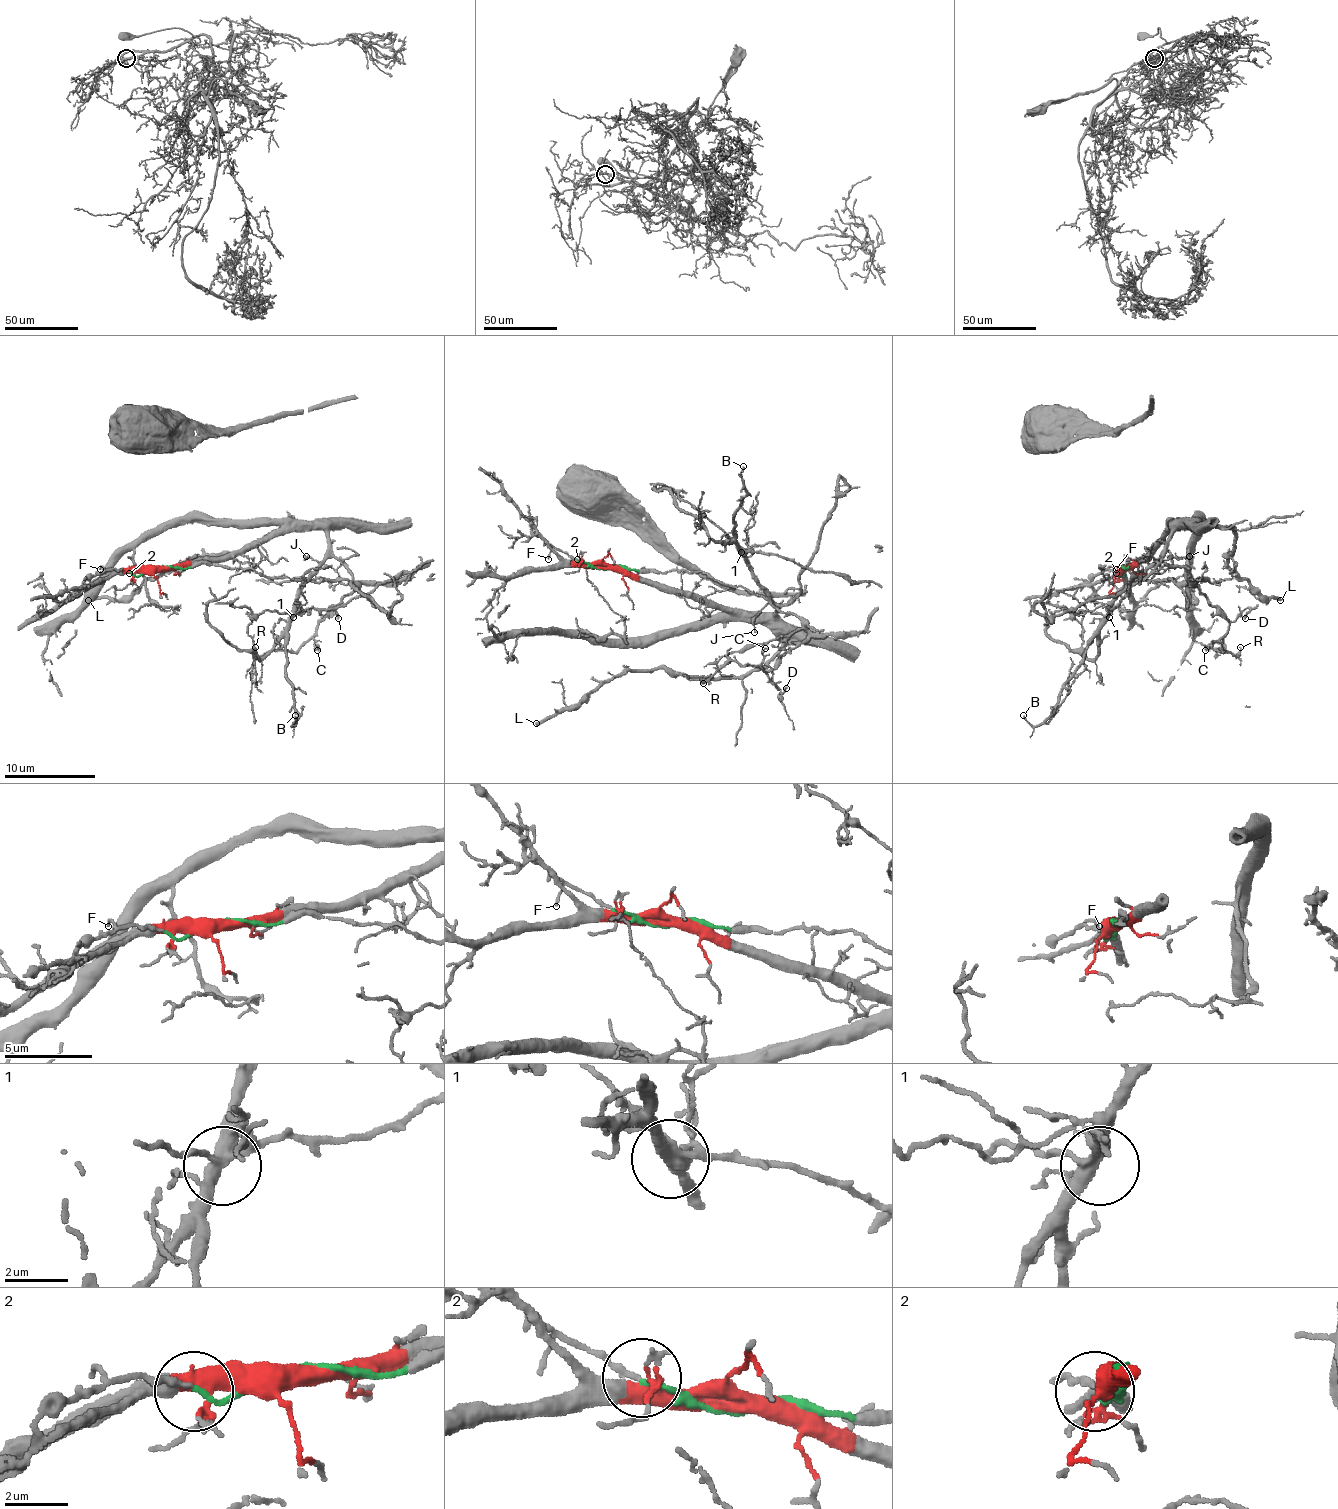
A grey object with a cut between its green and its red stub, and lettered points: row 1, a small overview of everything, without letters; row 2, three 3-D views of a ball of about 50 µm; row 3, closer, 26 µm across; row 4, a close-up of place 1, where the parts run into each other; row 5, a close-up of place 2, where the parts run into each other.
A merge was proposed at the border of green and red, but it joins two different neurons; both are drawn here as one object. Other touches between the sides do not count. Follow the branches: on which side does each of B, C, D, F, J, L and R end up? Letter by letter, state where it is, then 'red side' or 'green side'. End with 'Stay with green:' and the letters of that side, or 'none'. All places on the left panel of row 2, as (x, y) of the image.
B: at (295, 715); red side
C: at (317, 650); green side
D: at (338, 618); green side
F: at (100, 569); green side
J: at (306, 556); red side
L: at (88, 600); red side
R: at (255, 647); green side
Stay with green: C, D, F, R

